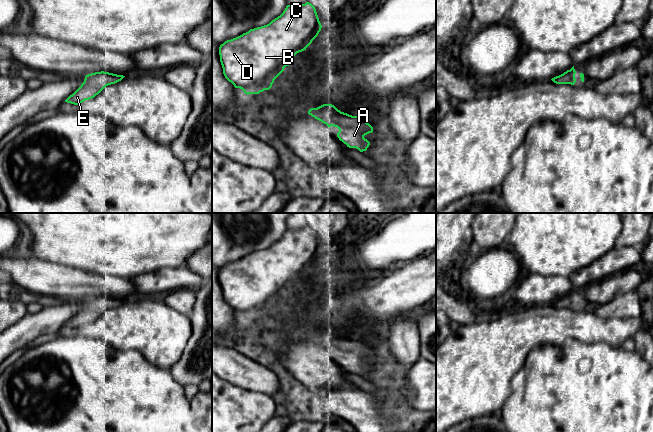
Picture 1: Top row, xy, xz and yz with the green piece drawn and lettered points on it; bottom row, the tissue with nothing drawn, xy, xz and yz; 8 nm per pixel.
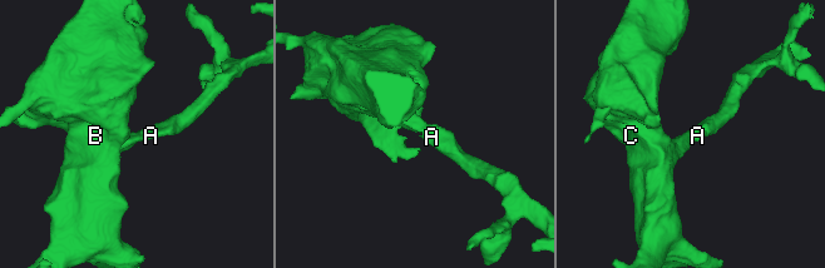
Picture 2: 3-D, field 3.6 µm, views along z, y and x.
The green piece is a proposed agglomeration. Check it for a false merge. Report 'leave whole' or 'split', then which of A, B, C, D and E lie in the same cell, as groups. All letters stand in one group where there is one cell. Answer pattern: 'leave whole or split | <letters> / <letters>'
leave whole | A B C D E

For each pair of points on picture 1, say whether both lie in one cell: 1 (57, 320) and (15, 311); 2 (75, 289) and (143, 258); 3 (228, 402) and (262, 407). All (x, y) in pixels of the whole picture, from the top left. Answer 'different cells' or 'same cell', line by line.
1: different cells
2: different cells
3: same cell

